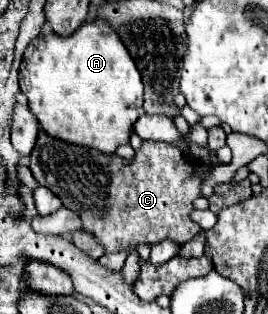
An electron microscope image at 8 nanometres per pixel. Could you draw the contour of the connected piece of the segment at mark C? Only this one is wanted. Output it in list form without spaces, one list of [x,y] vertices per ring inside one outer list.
[[[40,130],[30,154],[30,170],[40,186],[52,190],[68,210],[80,216],[82,230],[92,234],[104,246],[104,254],[134,250],[138,244],[158,244],[162,240],[174,240],[178,244],[192,240],[200,230],[190,216],[194,212],[194,200],[202,196],[200,188],[212,174],[212,170],[202,162],[188,162],[184,152],[166,142],[144,142],[142,148],[136,150],[134,158],[126,160],[118,154],[104,154],[94,148],[62,142],[48,136],[44,130]]]

